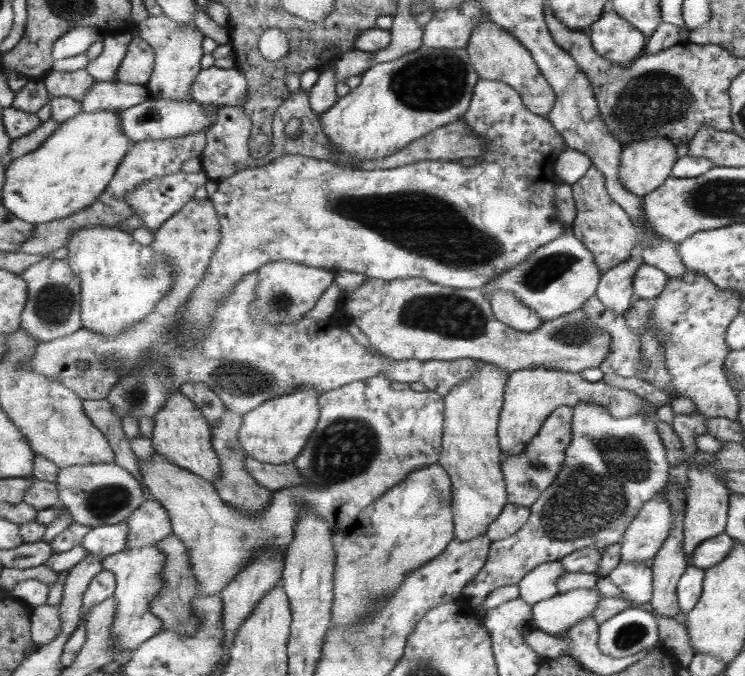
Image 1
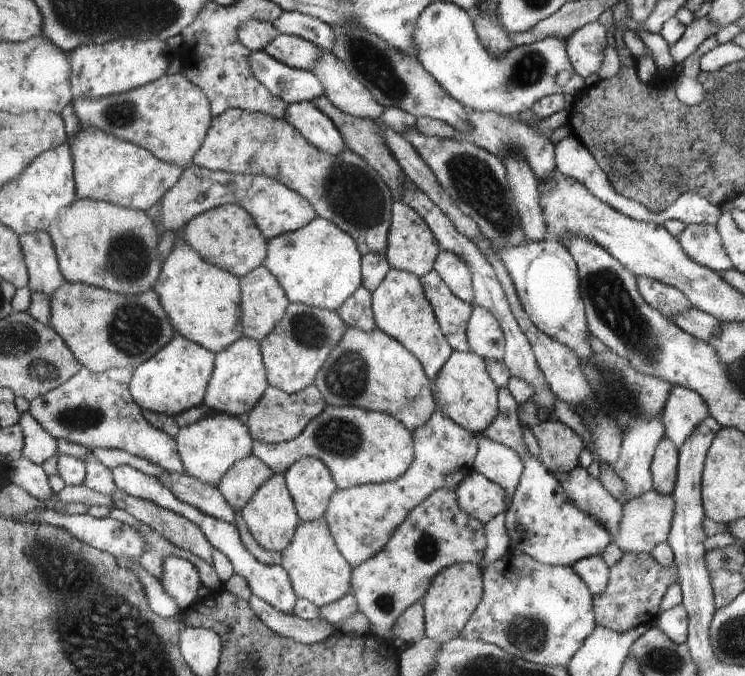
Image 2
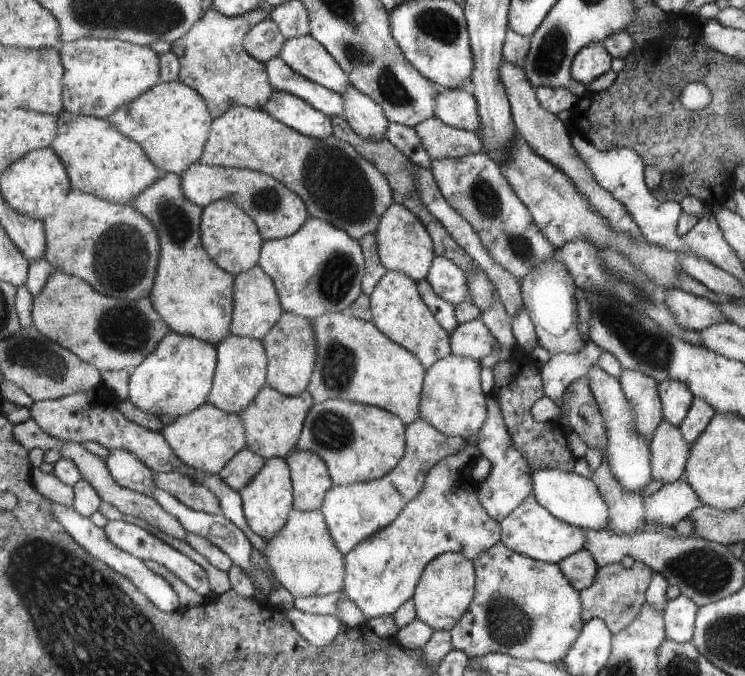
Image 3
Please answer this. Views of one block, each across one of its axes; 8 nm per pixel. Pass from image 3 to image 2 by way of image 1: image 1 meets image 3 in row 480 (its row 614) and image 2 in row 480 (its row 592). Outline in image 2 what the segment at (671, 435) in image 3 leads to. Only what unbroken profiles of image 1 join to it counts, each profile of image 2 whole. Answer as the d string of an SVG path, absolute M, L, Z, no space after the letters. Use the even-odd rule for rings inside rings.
M663 437L652 454L652 488L661 494L672 494L676 481L678 449L667 437Z

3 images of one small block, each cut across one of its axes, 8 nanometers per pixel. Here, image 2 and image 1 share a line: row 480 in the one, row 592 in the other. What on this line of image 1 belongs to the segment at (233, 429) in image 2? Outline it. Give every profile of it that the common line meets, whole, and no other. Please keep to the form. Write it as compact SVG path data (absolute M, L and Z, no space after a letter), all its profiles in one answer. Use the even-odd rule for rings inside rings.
M372 376L371 379L324 392L319 400L320 422L305 445L304 451L295 460L305 478L303 485L273 491L271 506L260 514L248 514L228 504L209 480L186 468L178 467L162 454L155 452L148 461L139 460L145 485L151 489L154 498L168 509L173 533L179 535L189 549L193 572L199 581L202 596L221 594L228 586L228 582L249 566L261 551L275 549L285 554L295 540L296 522L300 519L300 512L303 509L315 511L332 528L351 527L360 512L375 503L380 495L396 487L407 479L409 474L421 467L439 463L444 450L446 409L441 393L425 388L418 391L410 384L398 383L386 376Z

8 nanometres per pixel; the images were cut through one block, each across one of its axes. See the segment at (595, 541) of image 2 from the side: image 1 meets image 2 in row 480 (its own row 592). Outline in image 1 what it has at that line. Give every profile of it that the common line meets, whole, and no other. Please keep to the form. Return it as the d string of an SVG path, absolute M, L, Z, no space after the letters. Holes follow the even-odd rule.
M561 561L545 563L534 568L518 585L520 597L529 604L537 604L559 593L558 580L566 573Z

